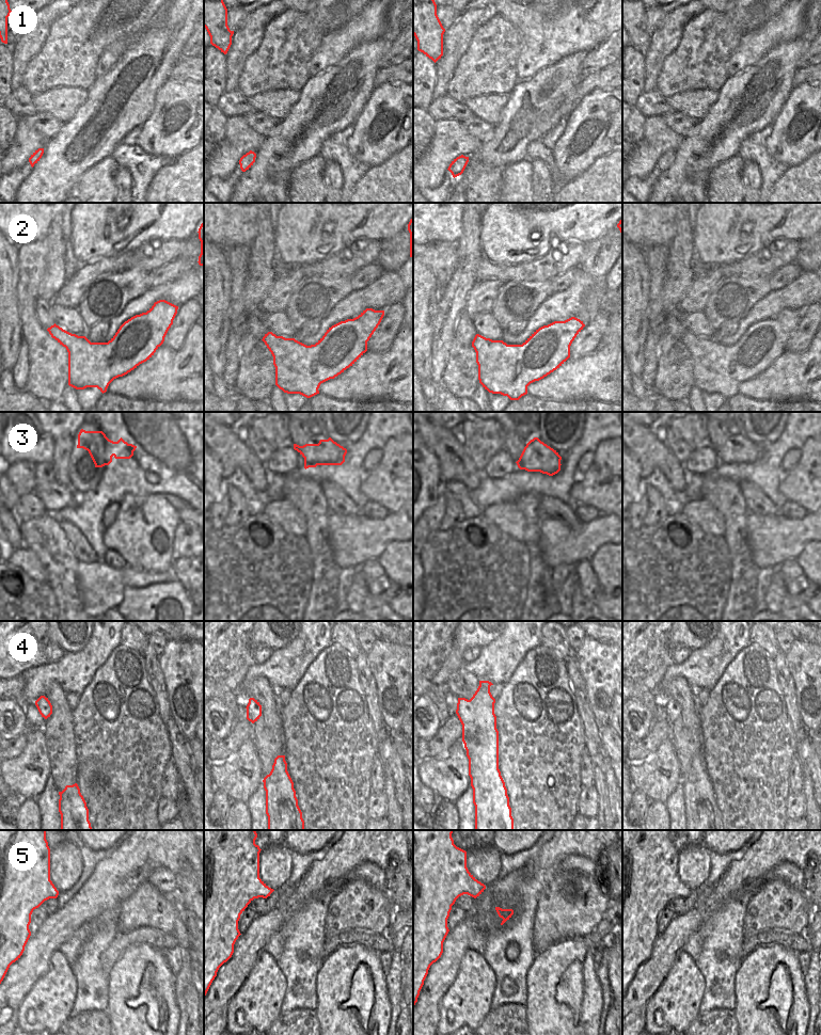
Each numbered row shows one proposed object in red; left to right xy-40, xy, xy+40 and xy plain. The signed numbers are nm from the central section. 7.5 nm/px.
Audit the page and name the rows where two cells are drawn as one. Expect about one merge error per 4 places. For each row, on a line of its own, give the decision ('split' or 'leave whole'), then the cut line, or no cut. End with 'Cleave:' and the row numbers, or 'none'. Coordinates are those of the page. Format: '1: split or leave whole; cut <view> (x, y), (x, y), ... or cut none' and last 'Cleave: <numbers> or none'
1: leave whole; cut none
2: leave whole; cut none
3: leave whole; cut none
4: leave whole; cut none
5: leave whole; cut none
Cleave: none

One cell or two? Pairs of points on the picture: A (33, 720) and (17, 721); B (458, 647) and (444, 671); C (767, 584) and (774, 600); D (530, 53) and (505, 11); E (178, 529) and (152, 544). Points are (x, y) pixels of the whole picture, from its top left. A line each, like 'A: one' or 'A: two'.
A: two
B: one
C: two
D: one
E: one

